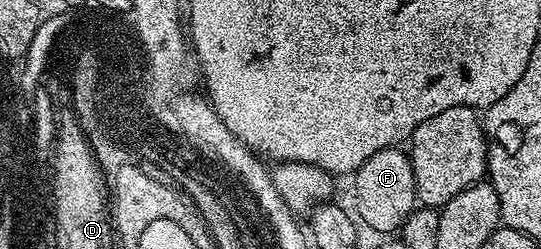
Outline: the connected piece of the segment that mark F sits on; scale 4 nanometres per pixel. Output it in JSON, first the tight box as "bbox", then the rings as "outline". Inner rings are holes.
{"bbox":[353,147,417,232],"outline":[[[386,147],[385,149],[381,149],[381,151],[379,153],[373,153],[373,157],[369,157],[369,161],[365,161],[365,165],[361,165],[359,167],[359,170],[354,172],[354,175],[353,175],[353,180],[355,179],[355,207],[357,210],[359,210],[359,215],[358,215],[358,218],[361,220],[361,223],[362,223],[362,219],[363,218],[363,223],[365,226],[367,227],[372,227],[373,230],[375,231],[395,231],[395,232],[398,232],[400,230],[400,228],[402,228],[403,226],[403,222],[405,220],[407,220],[407,218],[409,217],[409,213],[411,211],[414,211],[416,206],[417,206],[417,200],[416,200],[416,197],[415,197],[415,178],[413,177],[413,165],[411,164],[411,157],[410,157],[410,154],[408,154],[408,152],[406,150],[403,150],[403,149],[400,149],[399,147]]]}

